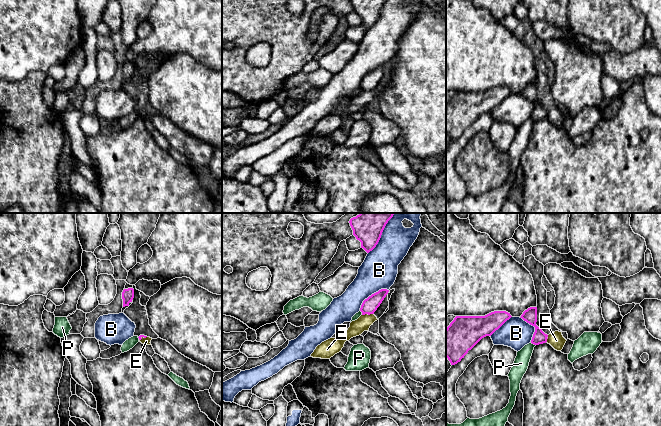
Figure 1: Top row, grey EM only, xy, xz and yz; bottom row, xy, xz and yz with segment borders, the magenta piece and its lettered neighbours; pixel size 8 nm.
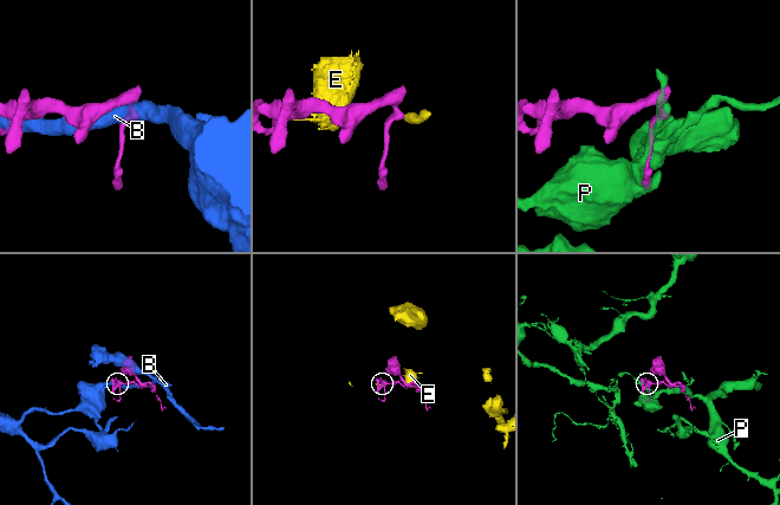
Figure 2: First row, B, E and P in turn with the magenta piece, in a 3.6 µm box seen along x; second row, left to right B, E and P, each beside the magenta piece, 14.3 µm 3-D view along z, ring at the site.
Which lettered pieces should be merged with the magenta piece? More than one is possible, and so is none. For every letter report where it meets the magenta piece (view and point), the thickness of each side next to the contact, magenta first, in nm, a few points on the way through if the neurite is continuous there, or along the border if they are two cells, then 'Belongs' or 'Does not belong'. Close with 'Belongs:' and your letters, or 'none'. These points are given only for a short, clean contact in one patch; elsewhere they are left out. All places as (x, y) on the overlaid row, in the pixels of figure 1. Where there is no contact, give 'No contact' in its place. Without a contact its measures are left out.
B: Touches magenta at xz (381, 233). Thickness 240 nm (magenta) against 280 nm. Does not belong
E: Touches magenta at xz (367, 313). Thickness 120 nm (magenta) against 120 nm. Boundary: xz (373, 313), (362, 315). Does not belong
P: Touches magenta at yz (533, 343). Thickness 110 nm (magenta) against 120 nm. Does not belong
Belongs: none

